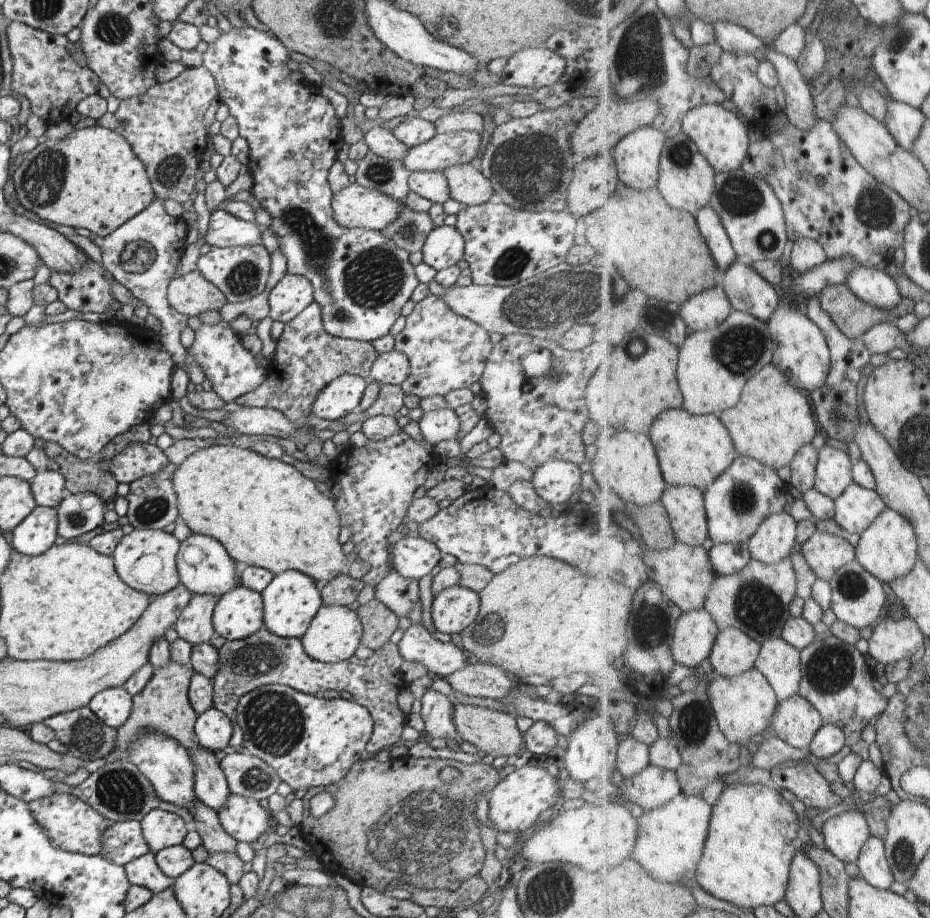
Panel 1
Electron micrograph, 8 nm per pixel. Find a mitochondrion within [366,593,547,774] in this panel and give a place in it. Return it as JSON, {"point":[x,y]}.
{"point":[492,627]}

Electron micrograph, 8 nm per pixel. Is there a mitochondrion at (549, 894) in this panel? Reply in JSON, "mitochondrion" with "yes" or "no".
{"mitochondrion":"yes"}

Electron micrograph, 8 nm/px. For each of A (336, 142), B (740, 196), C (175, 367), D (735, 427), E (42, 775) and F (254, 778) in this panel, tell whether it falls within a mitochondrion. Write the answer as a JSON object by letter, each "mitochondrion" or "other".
{"A":"other","B":"mitochondrion","C":"other","D":"other","E":"other","F":"mitochondrion"}

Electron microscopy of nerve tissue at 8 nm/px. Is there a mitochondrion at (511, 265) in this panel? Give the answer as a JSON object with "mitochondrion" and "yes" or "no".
{"mitochondrion":"yes"}

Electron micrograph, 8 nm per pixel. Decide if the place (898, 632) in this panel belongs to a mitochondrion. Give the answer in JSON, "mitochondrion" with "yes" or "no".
{"mitochondrion":"no"}

